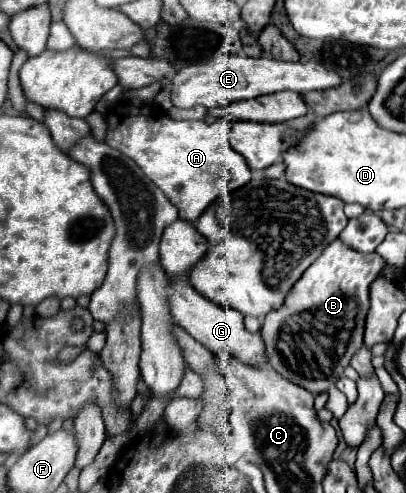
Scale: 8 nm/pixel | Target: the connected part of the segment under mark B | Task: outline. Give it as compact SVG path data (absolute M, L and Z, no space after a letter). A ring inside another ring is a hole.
M340 238L328 244L328 248L320 254L320 258L294 284L284 306L280 310L270 312L262 324L260 334L264 336L264 342L266 342L266 354L268 354L270 366L278 374L282 374L286 380L306 388L314 396L334 386L344 376L344 368L350 364L352 356L364 346L364 320L370 308L368 290L370 290L370 284L380 274L380 268L384 268L384 264L386 260L380 254L356 252L348 248Z

